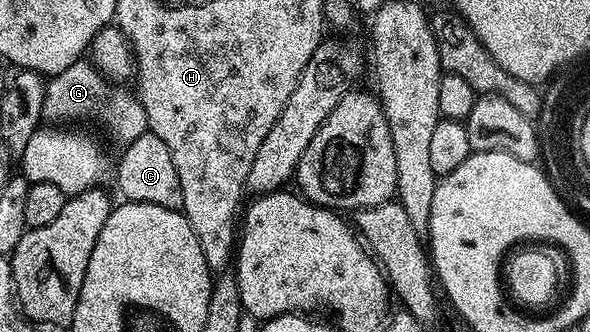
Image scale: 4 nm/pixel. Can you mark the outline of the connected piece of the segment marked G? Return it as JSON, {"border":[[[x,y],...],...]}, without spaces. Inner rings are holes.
{"border":[[[78,60],[70,68],[66,68],[60,74],[51,75],[44,87],[44,118],[52,124],[68,124],[71,118],[97,118],[102,125],[108,126],[108,134],[114,141],[120,144],[132,142],[136,137],[149,131],[146,112],[142,108],[139,97],[135,93],[127,94],[116,84],[109,84],[101,72],[91,61]]]}

